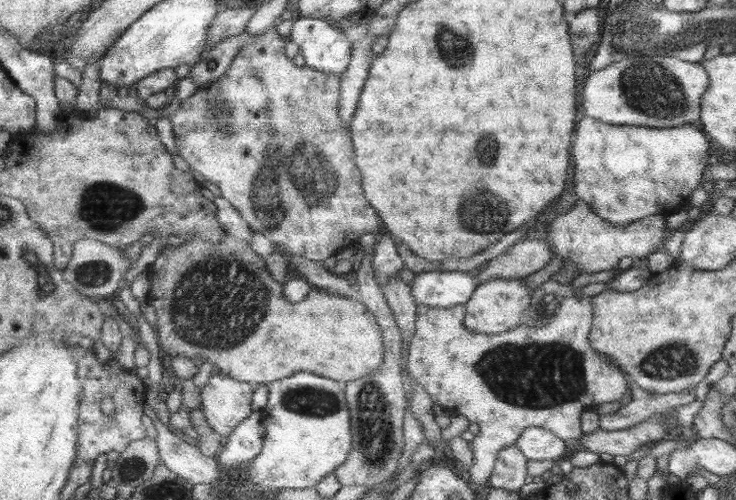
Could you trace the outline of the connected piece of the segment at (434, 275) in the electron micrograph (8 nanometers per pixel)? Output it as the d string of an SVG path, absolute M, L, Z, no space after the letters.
M439 270L415 274L410 286L419 307L450 308L465 305L479 283L472 273Z

